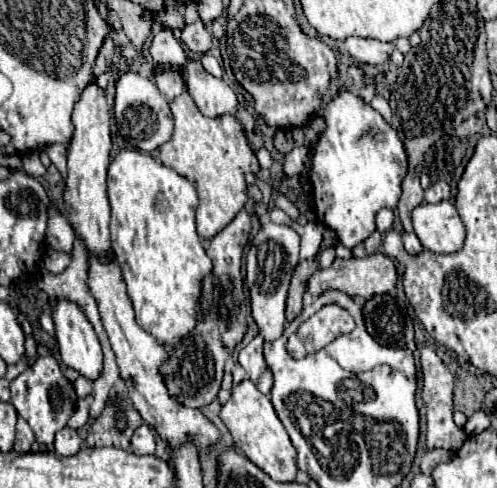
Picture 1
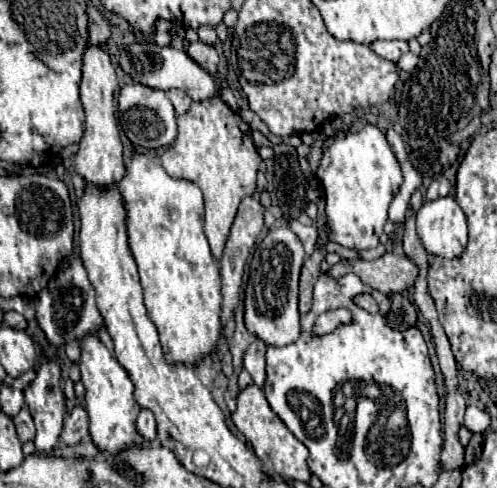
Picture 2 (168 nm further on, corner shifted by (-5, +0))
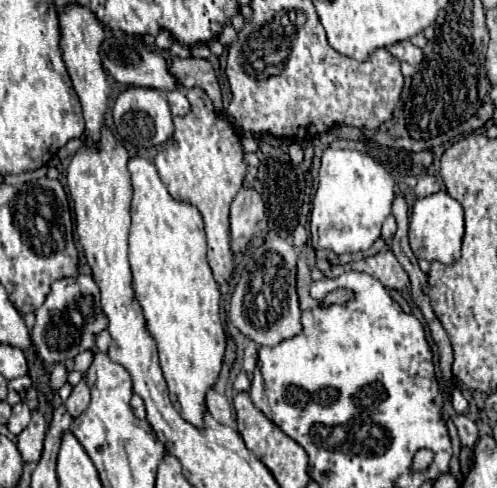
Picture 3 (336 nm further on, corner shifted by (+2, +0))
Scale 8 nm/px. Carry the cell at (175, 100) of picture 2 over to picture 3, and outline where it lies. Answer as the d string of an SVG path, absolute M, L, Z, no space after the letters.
M172 90L172 92L168 92L168 104L170 104L172 116L184 116L184 114L190 112L190 102L184 96L184 90Z

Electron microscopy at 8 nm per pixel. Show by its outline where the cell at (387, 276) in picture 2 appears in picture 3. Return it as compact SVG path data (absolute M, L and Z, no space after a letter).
M382 250L376 256L370 256L370 258L364 258L358 262L350 262L344 266L332 266L330 274L336 278L348 270L358 270L358 272L376 276L386 288L394 288L398 292L404 292L404 288L408 288L408 284L410 284L406 270L398 264L396 256L392 256L390 250Z

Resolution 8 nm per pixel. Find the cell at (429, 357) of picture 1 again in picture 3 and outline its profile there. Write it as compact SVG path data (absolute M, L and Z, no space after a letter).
M462 414L454 418L454 424L458 428L462 446L474 446L476 440L478 440L478 428L476 428L476 424L472 420L468 420L466 416L462 416Z

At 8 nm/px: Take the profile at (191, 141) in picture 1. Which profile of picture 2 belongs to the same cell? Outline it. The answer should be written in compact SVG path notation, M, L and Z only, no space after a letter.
M217 96L205 102L193 102L187 114L177 116L177 124L179 136L163 152L161 162L169 176L191 180L201 188L205 196L205 236L213 258L219 260L241 200L255 192L257 170L263 160L253 144L249 124Z

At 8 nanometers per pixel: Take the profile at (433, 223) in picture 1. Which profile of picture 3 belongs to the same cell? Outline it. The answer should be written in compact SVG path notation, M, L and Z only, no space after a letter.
M436 192L426 198L416 200L416 204L410 210L408 237L410 248L418 258L424 258L428 262L442 262L442 264L454 264L460 258L460 246L464 236L464 210L458 200L454 200L448 192Z

